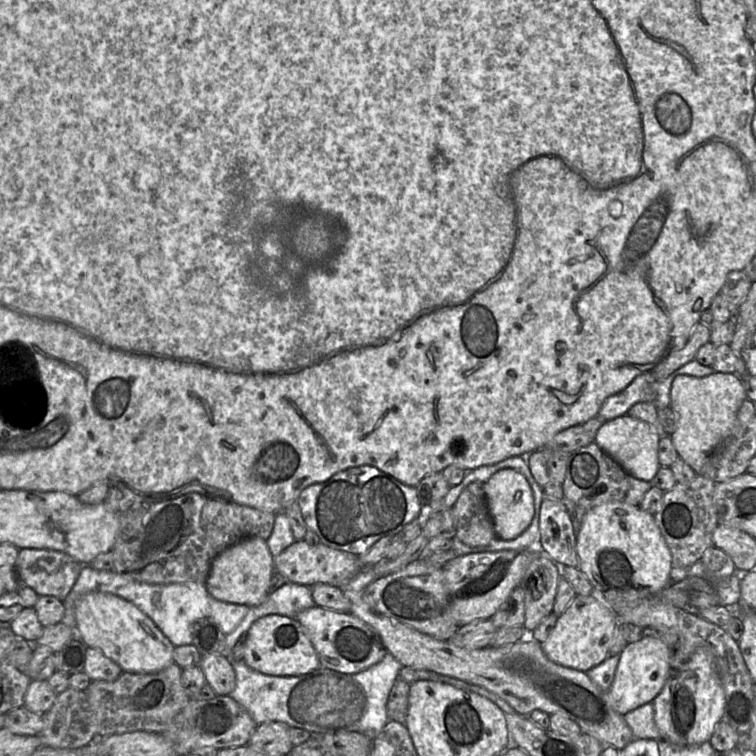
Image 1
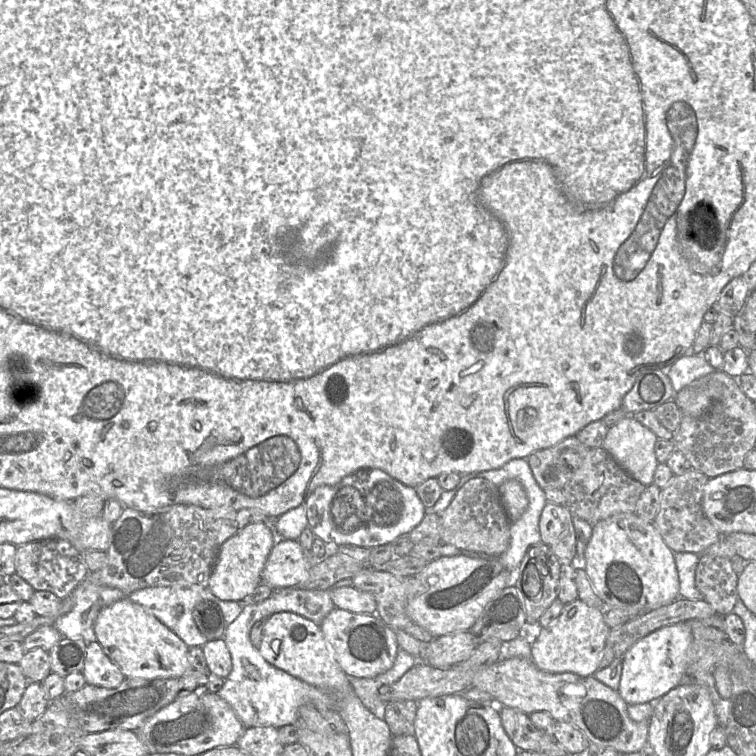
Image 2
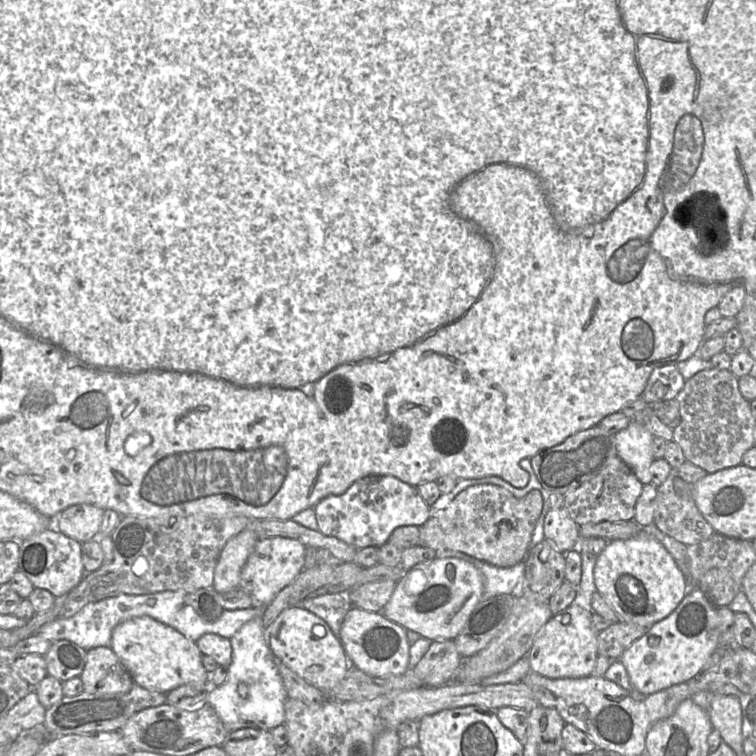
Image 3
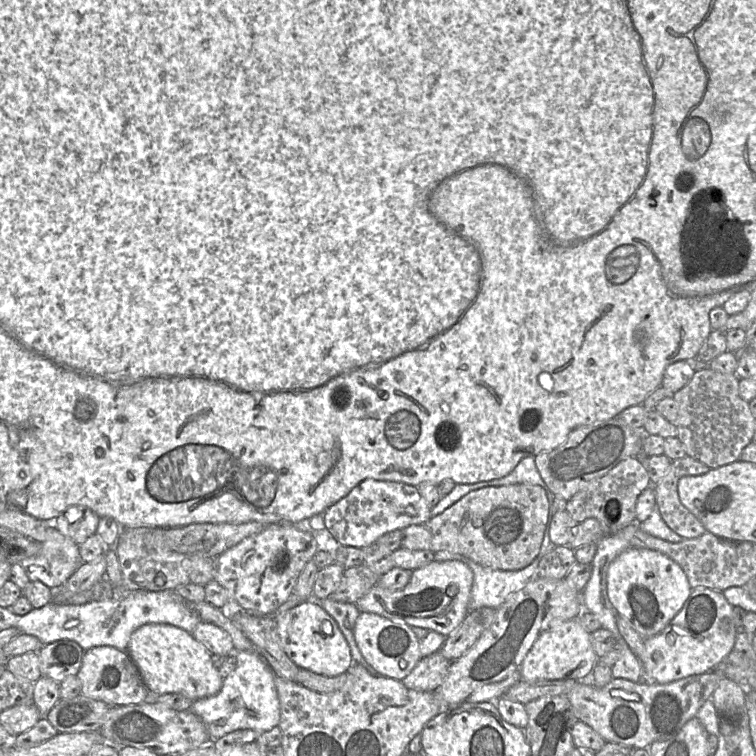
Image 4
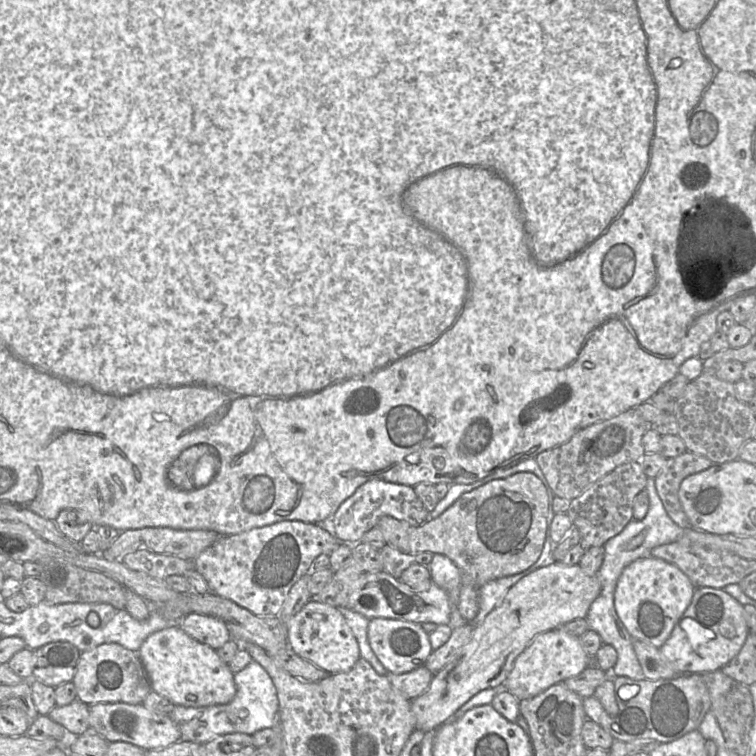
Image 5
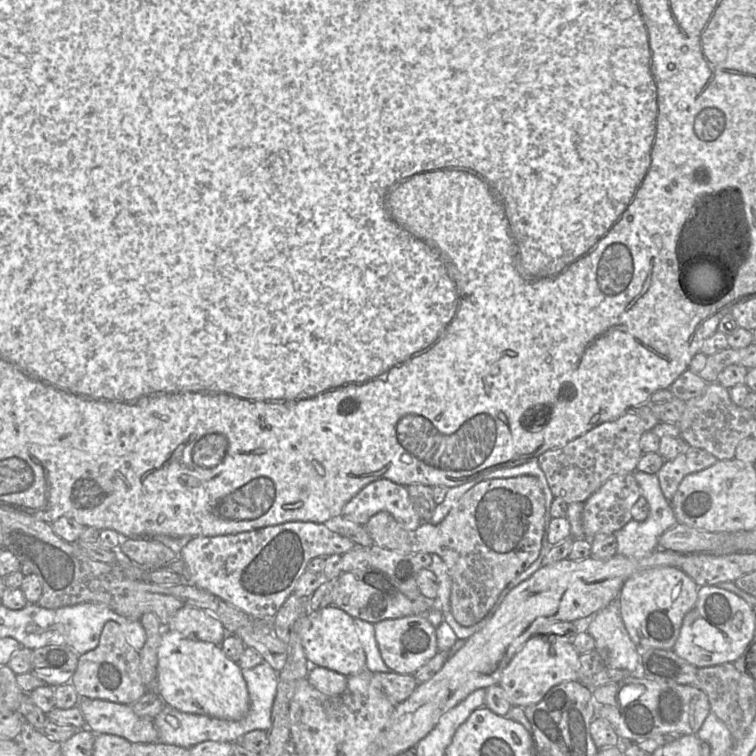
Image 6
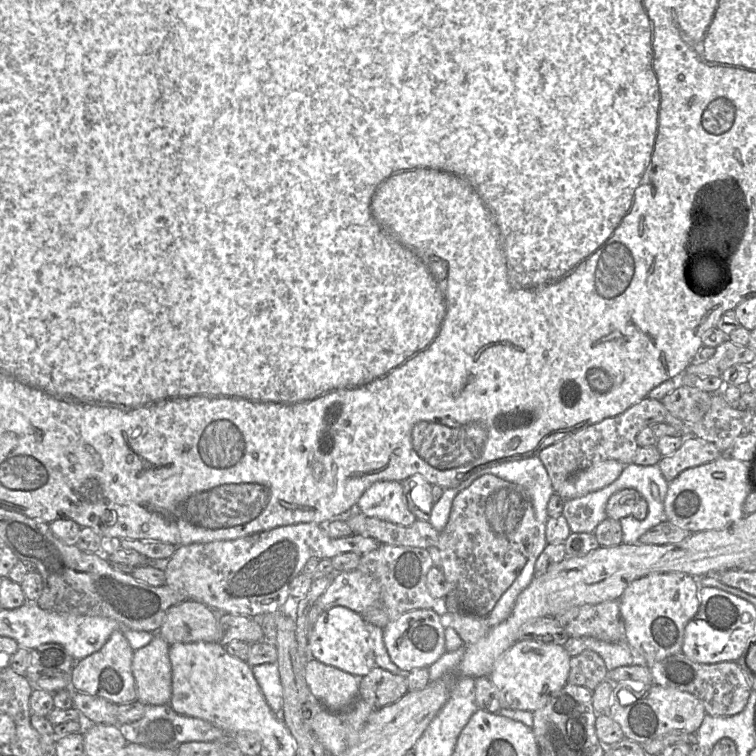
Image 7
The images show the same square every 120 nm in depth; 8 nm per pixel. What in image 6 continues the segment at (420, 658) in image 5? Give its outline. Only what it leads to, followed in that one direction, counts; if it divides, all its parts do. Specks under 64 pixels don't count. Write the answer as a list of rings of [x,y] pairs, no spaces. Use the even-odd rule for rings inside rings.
[[[410,615],[385,619],[374,624],[375,639],[381,658],[389,669],[398,674],[413,675],[438,652],[436,628],[426,615]]]

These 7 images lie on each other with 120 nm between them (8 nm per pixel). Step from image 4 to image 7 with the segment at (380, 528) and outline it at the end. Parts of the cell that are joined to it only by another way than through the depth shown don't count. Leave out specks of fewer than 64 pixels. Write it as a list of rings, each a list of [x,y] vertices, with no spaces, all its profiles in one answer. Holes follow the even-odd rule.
[[[397,481],[373,483],[361,495],[355,510],[396,525],[410,526],[416,521],[408,509],[401,483]]]

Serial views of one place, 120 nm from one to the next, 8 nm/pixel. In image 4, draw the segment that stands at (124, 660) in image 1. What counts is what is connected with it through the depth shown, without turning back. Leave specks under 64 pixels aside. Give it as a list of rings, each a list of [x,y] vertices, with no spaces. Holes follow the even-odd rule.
[[[161,623],[142,625],[131,634],[126,652],[153,696],[178,693],[195,701],[214,696],[222,688],[223,678],[212,664],[212,654],[180,627]]]

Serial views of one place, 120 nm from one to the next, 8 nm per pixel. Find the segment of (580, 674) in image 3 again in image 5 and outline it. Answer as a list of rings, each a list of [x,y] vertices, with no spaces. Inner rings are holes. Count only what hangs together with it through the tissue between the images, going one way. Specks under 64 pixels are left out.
[[[560,628],[546,631],[537,635],[515,659],[503,688],[519,701],[532,698],[552,685],[580,674],[591,664],[592,659],[584,652],[579,637]]]

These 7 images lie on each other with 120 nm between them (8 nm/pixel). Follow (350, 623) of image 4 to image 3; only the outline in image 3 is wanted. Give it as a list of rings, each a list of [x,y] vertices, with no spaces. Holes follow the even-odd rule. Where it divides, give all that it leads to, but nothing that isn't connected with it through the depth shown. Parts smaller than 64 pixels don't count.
[[[347,593],[326,594],[313,598],[305,598],[295,606],[300,606],[323,619],[338,638],[345,615],[354,607]]]

